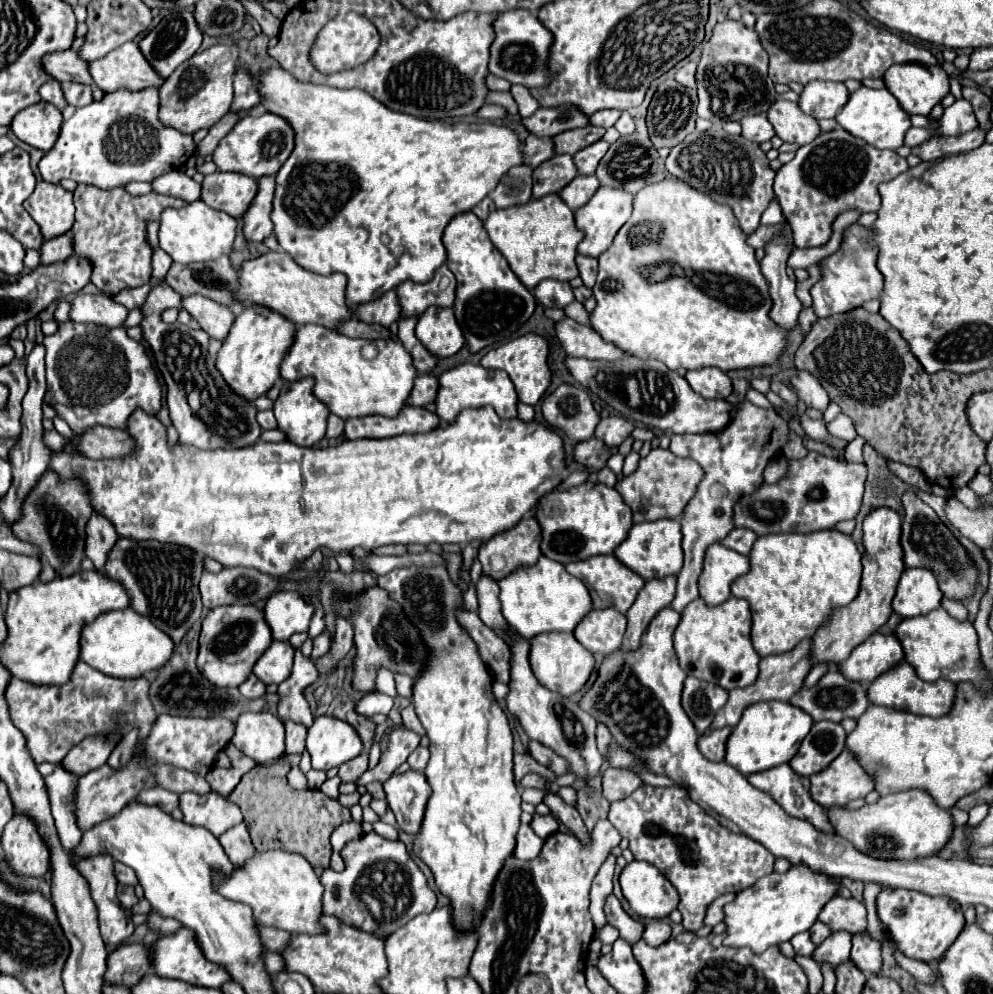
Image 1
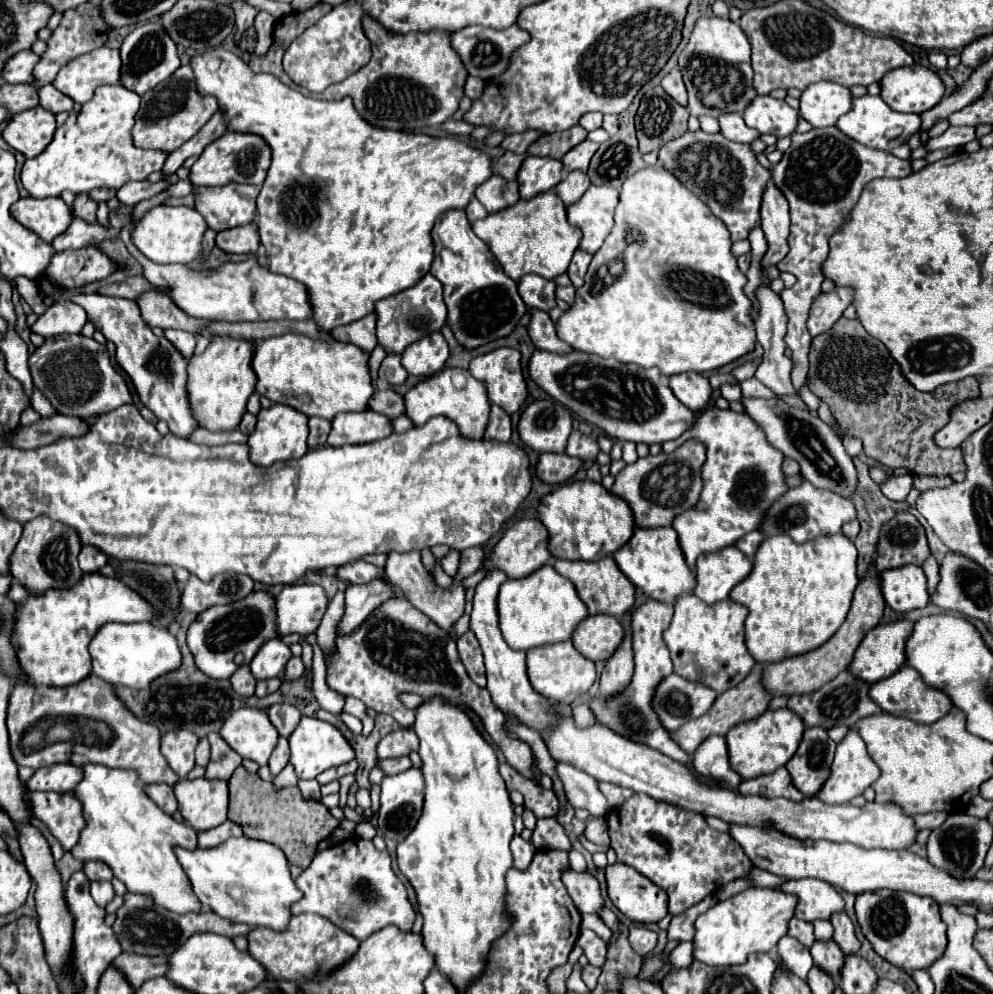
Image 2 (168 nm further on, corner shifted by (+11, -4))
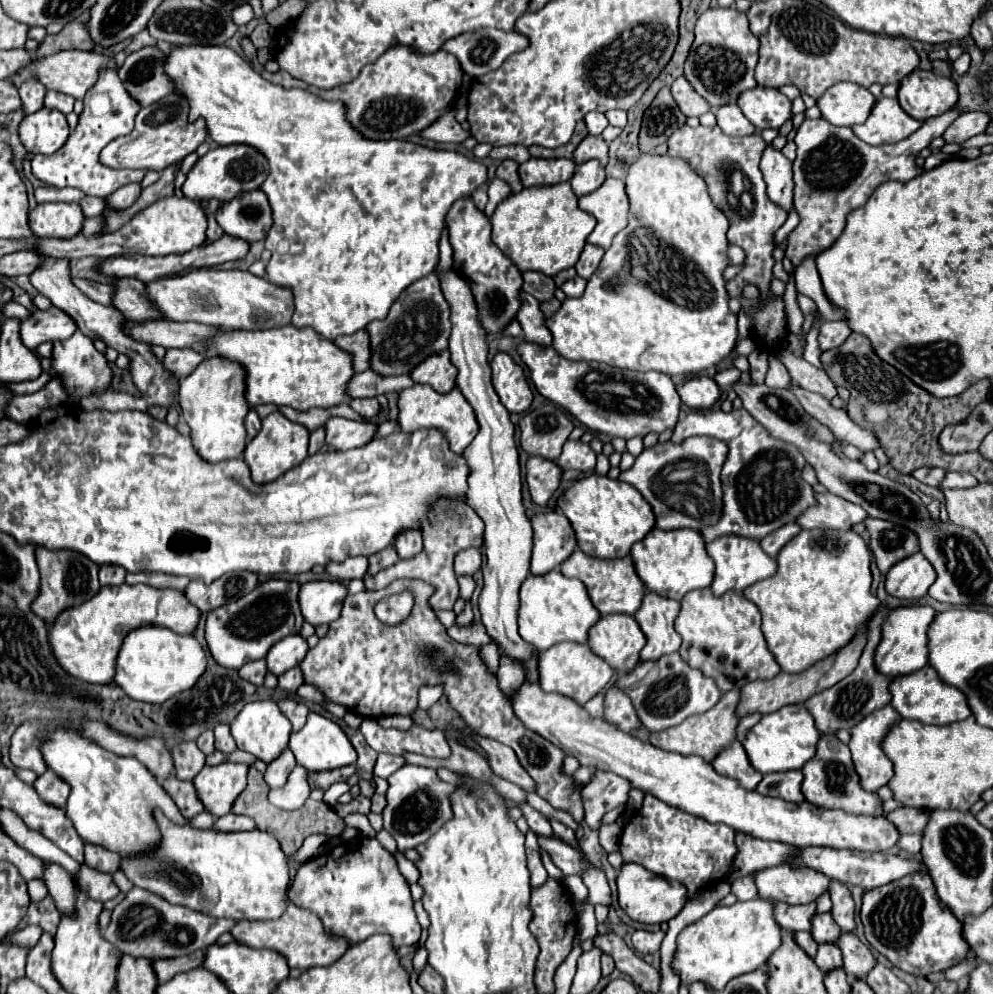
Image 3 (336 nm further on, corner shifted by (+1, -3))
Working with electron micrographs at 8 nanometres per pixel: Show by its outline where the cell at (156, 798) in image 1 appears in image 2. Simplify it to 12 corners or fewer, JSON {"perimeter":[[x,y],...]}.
{"perimeter":[[147,784],[145,792],[167,814],[177,812],[169,784]]}

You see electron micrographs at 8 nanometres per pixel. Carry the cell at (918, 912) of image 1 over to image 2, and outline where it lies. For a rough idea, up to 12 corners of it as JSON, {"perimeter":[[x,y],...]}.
{"perimeter":[[857,896],[861,932],[907,974],[945,952],[947,928],[929,896]]}

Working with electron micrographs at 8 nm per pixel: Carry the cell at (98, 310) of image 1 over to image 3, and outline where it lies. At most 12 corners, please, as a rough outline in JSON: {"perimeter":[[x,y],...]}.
{"perimeter":[[57,307],[33,311],[21,323],[21,341],[35,351],[43,341],[63,341],[75,321]]}

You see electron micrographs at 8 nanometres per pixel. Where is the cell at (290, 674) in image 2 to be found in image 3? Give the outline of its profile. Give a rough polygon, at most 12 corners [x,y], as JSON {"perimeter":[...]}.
{"perimeter":[[301,667],[279,675],[279,687],[293,693],[303,685]]}

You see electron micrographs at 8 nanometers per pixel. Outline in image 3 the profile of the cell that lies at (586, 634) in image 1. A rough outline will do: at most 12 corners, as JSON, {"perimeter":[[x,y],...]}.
{"perimeter":[[603,615],[587,645],[619,673],[645,635],[631,615]]}

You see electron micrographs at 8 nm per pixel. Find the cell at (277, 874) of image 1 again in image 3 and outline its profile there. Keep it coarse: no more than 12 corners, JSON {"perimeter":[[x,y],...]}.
{"perimeter":[[155,811],[135,887],[211,917],[279,919],[289,865],[259,829],[179,827]]}

